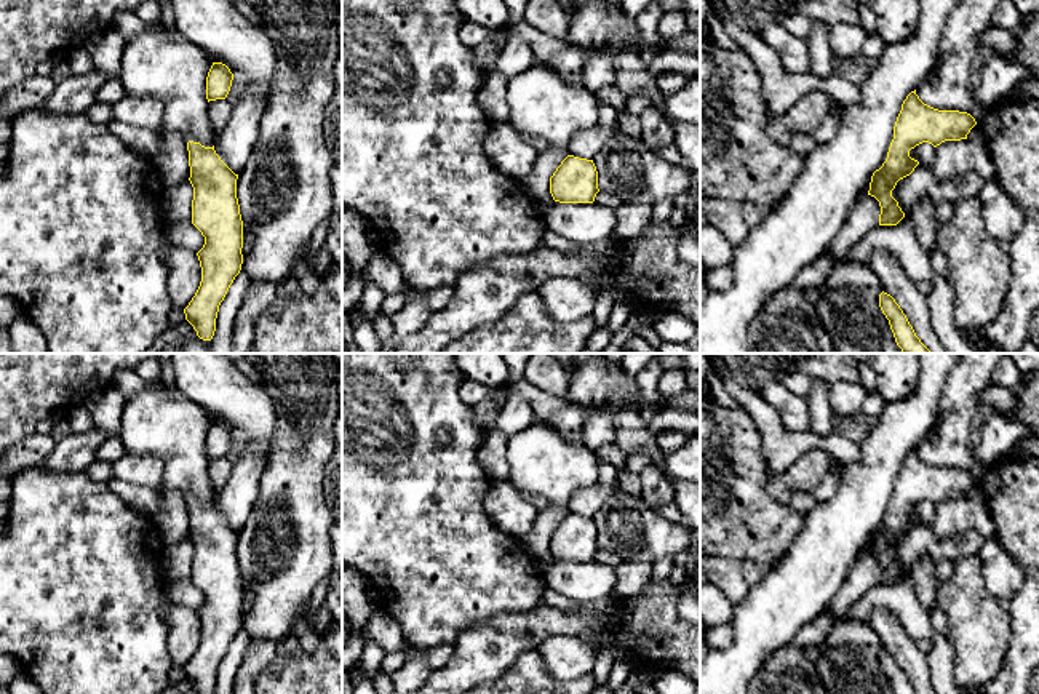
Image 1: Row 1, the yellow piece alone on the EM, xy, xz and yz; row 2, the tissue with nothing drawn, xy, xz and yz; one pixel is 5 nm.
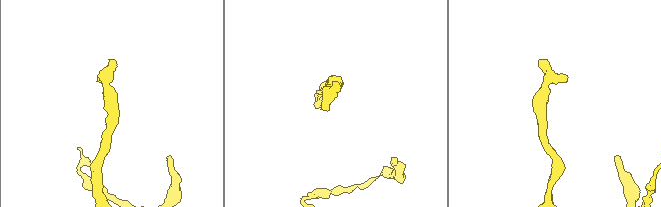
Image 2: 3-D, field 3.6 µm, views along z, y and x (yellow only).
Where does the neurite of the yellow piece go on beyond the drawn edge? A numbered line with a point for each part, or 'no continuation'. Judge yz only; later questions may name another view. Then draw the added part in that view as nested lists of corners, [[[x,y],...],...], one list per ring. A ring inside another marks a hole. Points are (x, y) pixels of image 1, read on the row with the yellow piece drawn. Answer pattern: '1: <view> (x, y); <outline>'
no continuation

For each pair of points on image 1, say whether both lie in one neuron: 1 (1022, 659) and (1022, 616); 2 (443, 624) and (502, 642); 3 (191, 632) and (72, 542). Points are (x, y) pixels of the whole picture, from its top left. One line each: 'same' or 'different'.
1: same
2: different
3: different

